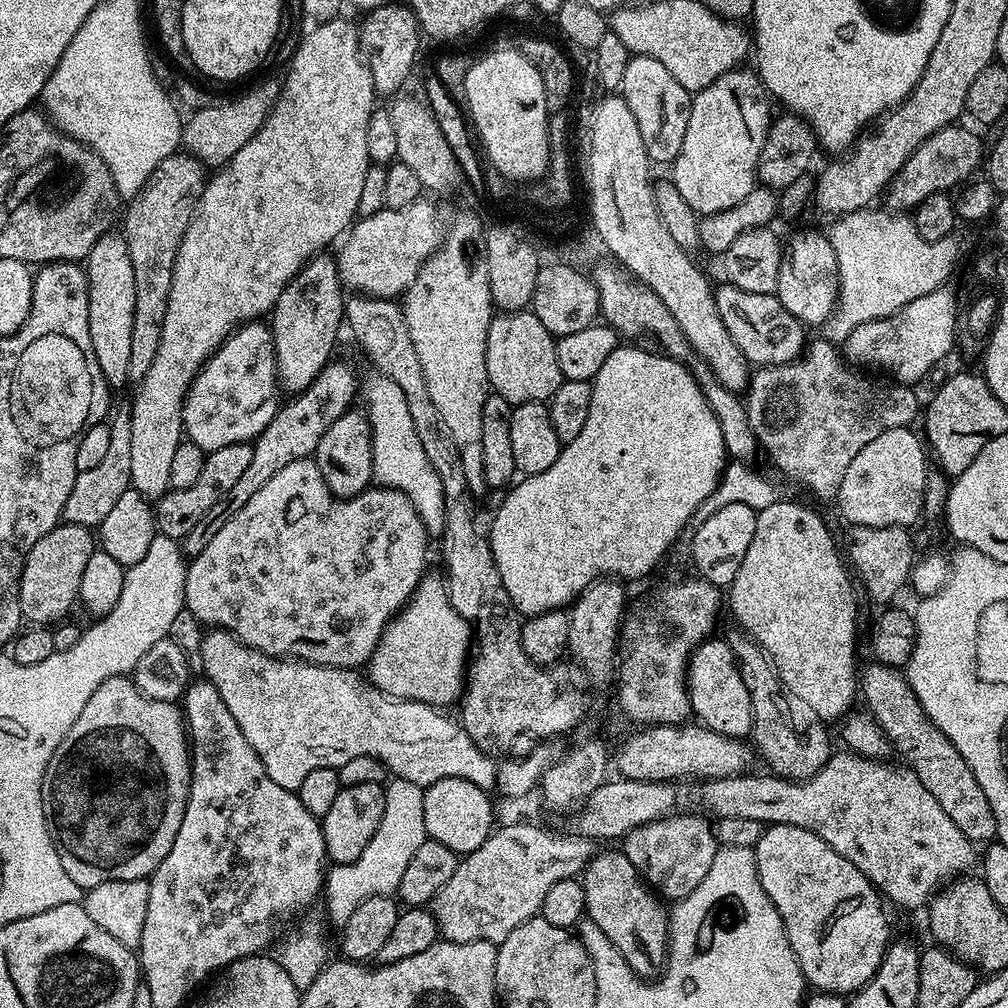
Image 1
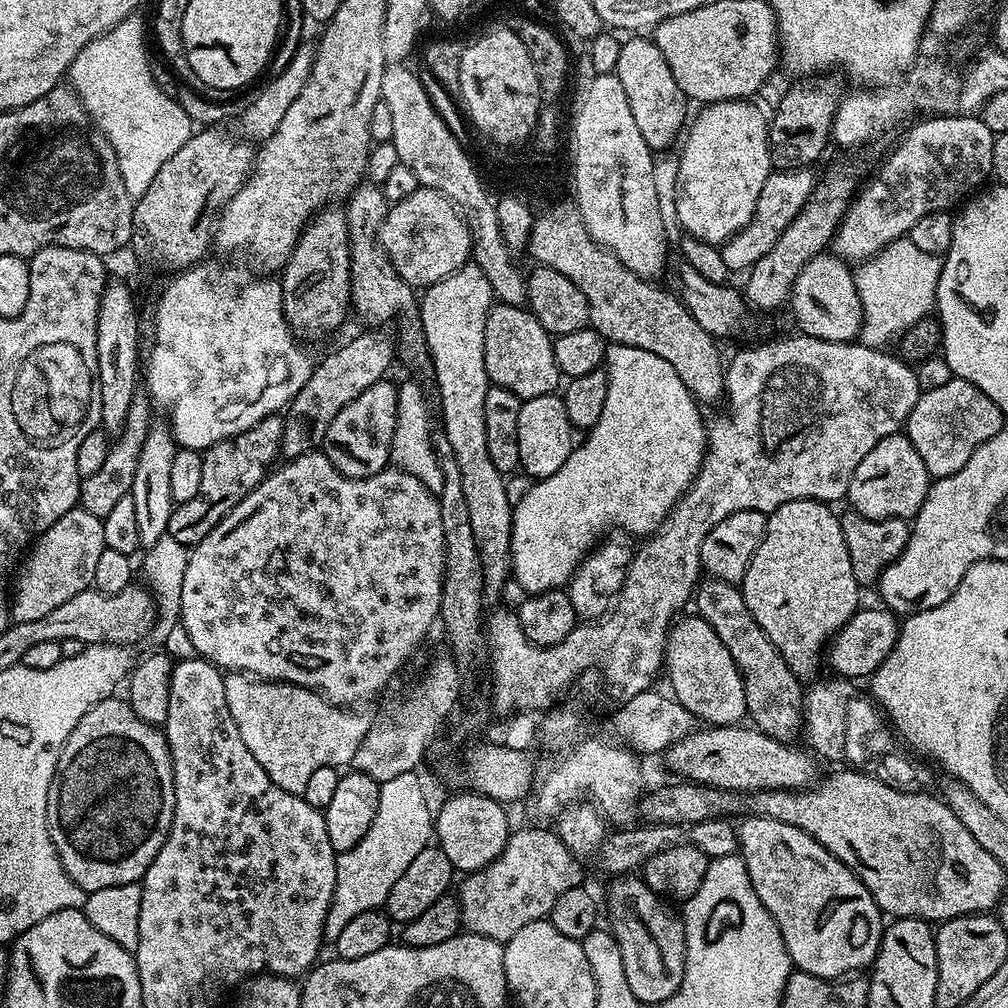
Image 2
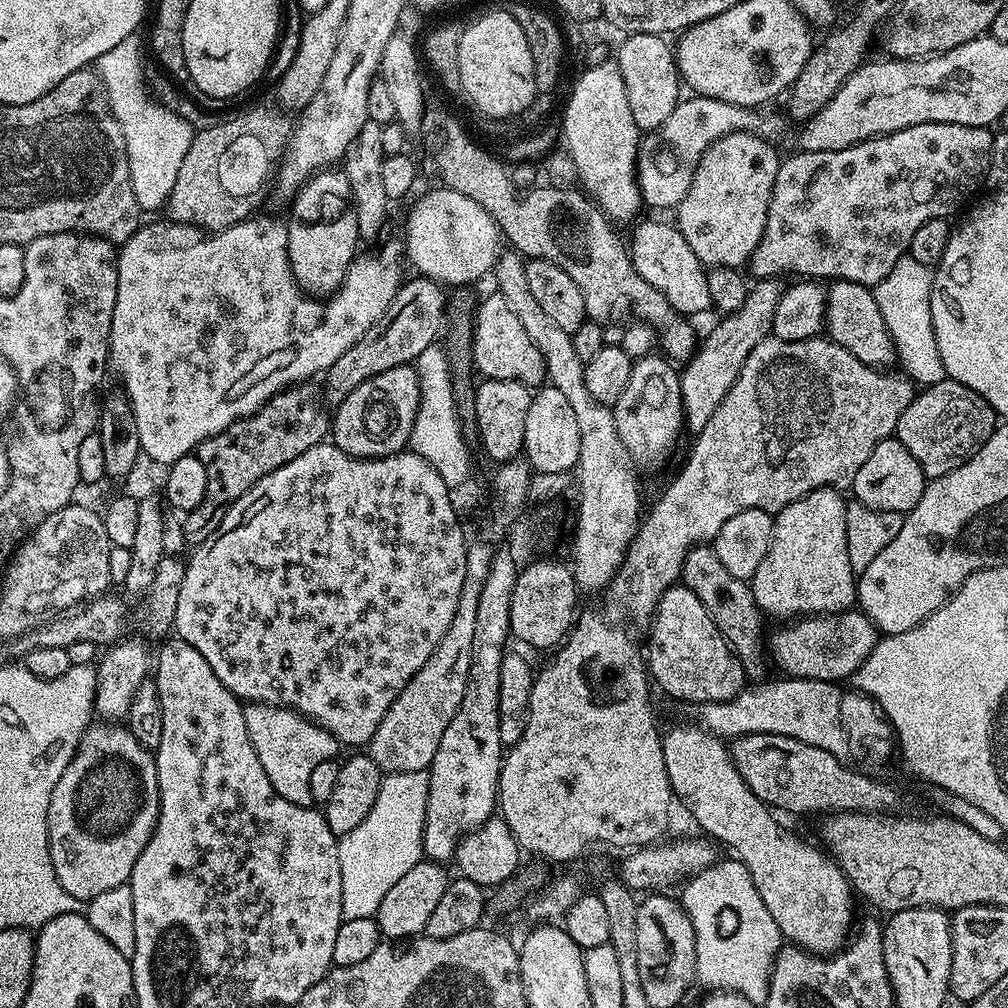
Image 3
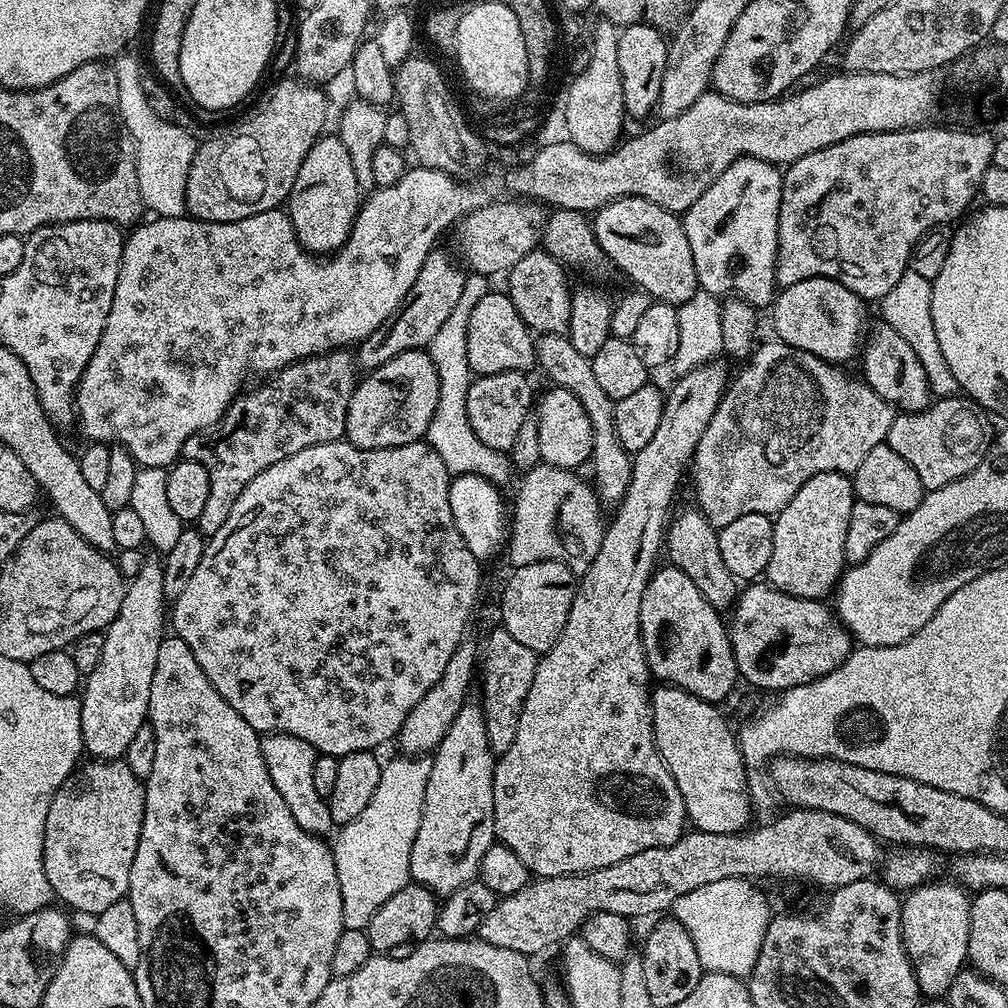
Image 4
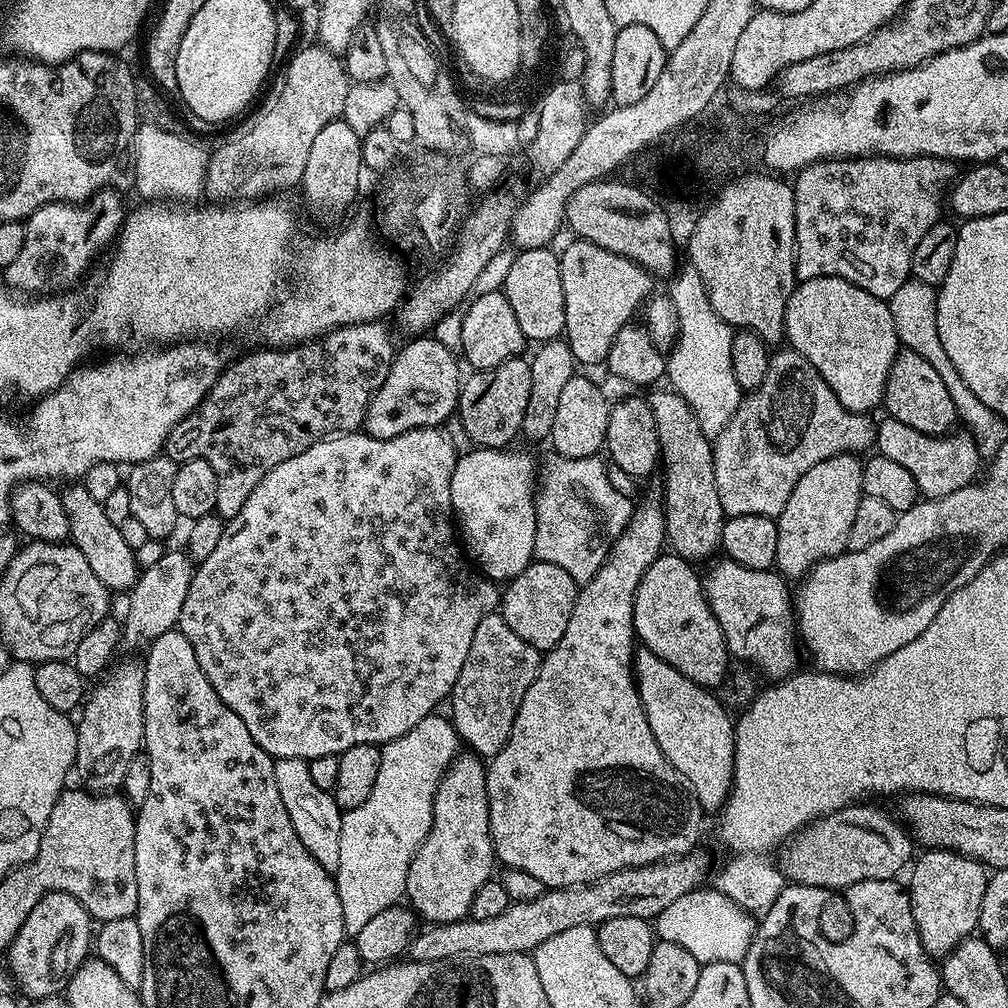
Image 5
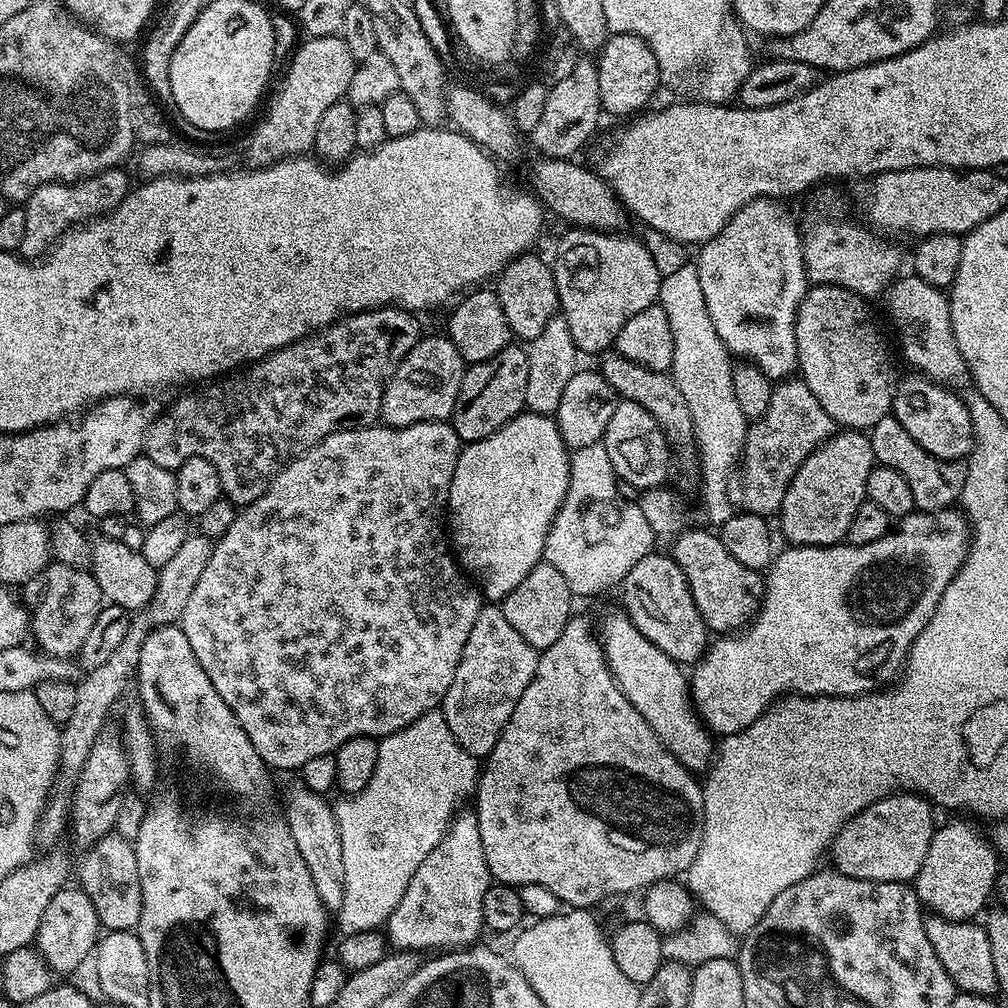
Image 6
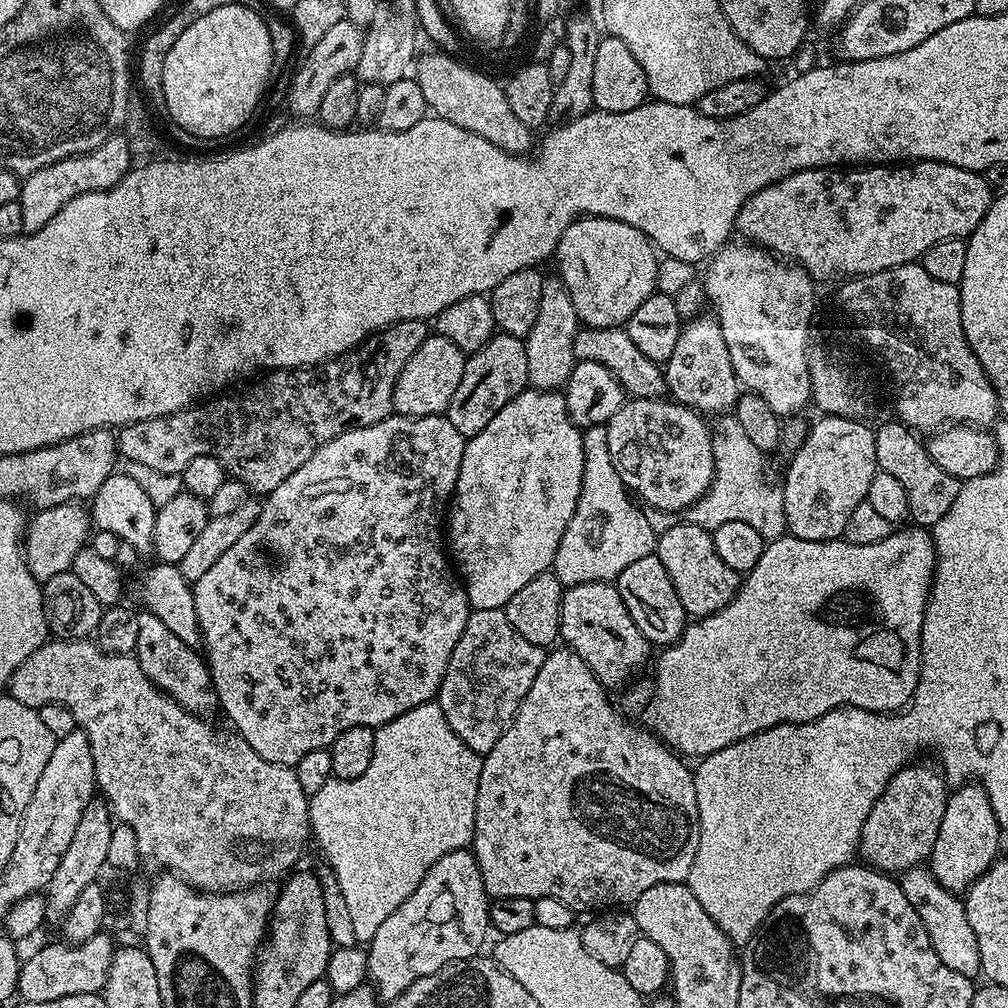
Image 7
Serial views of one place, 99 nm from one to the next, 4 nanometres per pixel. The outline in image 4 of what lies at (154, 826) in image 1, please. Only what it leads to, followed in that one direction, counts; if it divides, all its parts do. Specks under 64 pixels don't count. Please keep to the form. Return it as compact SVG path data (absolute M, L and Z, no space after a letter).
M93 759L88 763L92 764L85 768L77 767L68 780L62 782L50 802L44 831L44 869L55 895L59 899L61 896L69 909L89 912L89 917L94 918L102 910L106 910L106 906L114 906L114 902L127 897L130 866L134 862L138 838L142 834L145 781L139 780L123 759Z

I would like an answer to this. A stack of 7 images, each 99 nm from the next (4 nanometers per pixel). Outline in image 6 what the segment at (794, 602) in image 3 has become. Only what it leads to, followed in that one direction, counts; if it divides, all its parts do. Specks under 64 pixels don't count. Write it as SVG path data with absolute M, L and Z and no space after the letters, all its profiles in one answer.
M840 430L825 444L819 444L804 459L798 474L794 474L778 513L787 543L819 548L841 543L848 535L858 506L866 503L866 482L875 464L872 447L863 431Z

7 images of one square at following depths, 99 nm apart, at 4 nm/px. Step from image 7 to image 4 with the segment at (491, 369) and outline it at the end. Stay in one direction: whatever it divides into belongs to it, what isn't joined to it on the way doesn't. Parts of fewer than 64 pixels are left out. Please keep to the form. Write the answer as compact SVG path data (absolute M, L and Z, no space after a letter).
M503 372L489 376L476 376L470 390L466 394L466 414L470 418L470 426L474 426L474 434L490 446L490 450L507 453L514 446L514 438L518 438L518 430L522 430L522 422L530 419L533 407L532 384L523 372Z

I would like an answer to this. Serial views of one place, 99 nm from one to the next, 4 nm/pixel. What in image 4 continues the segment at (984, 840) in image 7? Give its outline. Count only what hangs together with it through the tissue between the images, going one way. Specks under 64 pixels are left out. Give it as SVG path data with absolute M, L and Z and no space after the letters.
M932 883L919 884L903 897L900 929L904 949L916 971L921 993L928 998L940 998L947 993L954 978L967 963L972 901L969 893L959 883Z

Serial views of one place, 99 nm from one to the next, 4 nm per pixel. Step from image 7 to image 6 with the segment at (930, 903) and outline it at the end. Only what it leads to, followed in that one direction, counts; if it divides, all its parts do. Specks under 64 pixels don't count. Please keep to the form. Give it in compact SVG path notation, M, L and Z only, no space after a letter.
M928 914L924 917L926 938L938 954L938 962L946 966L946 974L956 983L961 992L973 992L979 996L997 995L996 975L994 974L994 954L990 950L988 929L983 923L972 920L947 920L944 916Z

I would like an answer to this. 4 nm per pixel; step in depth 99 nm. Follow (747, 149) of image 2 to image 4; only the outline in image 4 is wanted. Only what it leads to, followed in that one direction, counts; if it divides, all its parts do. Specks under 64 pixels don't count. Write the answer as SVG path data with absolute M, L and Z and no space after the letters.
M739 156L733 164L726 166L726 170L722 174L718 174L718 178L714 178L714 182L702 194L702 198L698 198L698 202L694 202L694 206L690 206L682 213L684 229L686 230L686 242L690 242L690 254L694 254L696 282L703 291L709 292L710 295L717 298L741 296L746 302L757 306L763 306L763 304L768 306L773 303L774 293L778 288L776 282L776 256L780 252L780 207L782 206L783 181L781 169L777 165L766 162L762 158Z

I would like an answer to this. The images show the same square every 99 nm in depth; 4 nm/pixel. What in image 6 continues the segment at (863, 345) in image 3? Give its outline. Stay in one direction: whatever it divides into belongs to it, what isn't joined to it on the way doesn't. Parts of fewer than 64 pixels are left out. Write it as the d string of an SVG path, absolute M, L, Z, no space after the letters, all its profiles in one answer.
M908 374L895 385L892 398L891 415L902 422L902 430L922 446L934 458L943 460L963 461L971 452L974 442L974 426L970 422L970 410L968 405L953 389L946 388L942 384L935 384L927 376Z

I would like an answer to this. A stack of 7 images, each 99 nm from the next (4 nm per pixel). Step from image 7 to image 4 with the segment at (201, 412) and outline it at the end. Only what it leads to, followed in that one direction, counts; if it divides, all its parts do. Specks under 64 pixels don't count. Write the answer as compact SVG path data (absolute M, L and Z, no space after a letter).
M348 350L295 360L282 371L267 377L261 383L264 384L261 388L256 388L253 392L248 390L237 396L218 423L186 438L183 459L202 462L202 466L206 466L206 474L210 474L210 495L206 498L206 507L198 521L198 527L205 537L222 530L226 518L230 518L230 510L234 510L234 502L238 502L238 494L242 494L242 490L246 490L246 486L250 486L250 482L254 482L254 478L258 478L262 470L270 470L274 462L282 462L282 458L290 458L290 454L298 454L298 450L306 450L315 444L329 444L344 436L350 398L358 383L356 372L358 373L357 361Z

